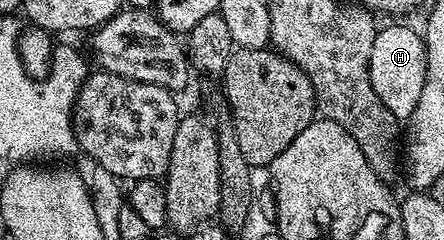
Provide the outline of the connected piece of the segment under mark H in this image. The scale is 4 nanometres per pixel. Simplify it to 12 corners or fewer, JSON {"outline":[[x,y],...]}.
{"outline":[[418,29],[377,30],[371,86],[397,120],[424,87],[426,44]]}

